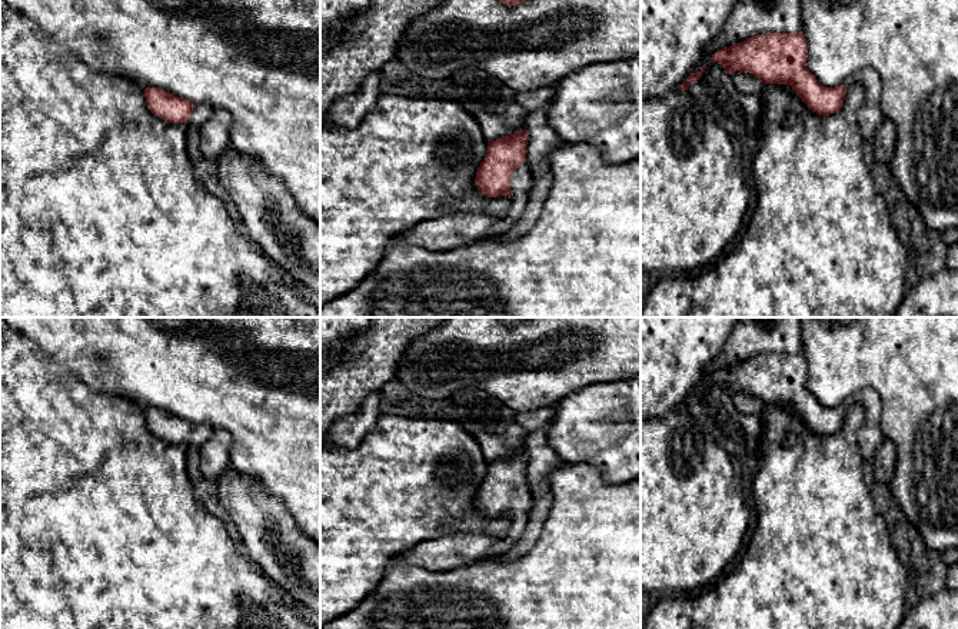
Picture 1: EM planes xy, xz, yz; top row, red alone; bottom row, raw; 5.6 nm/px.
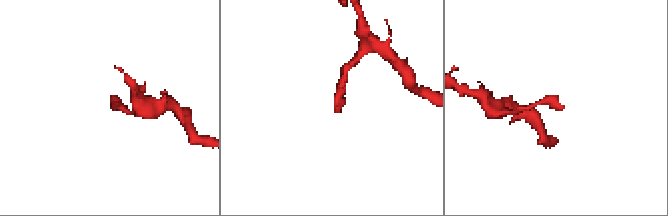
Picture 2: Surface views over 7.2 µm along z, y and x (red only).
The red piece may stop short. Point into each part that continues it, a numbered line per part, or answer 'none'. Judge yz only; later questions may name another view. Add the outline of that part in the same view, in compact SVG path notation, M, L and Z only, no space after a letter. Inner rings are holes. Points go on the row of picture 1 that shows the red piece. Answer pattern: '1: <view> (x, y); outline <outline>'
1: yz (870, 115); outline M866 67L851 74L842 84L846 90L855 84L864 89L864 101L858 109L858 122L864 139L864 154L869 162L874 157L874 136L887 119L881 109L881 77L874 69Z

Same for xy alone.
1: xy (200, 113); outline M194 104L189 124L200 127L212 116L212 112L213 109L207 104Z

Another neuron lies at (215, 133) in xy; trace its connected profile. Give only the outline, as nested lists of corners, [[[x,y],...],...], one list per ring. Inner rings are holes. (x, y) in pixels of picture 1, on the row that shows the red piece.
[[[214,107],[212,116],[200,126],[200,152],[204,159],[217,157],[230,147],[232,116]]]

